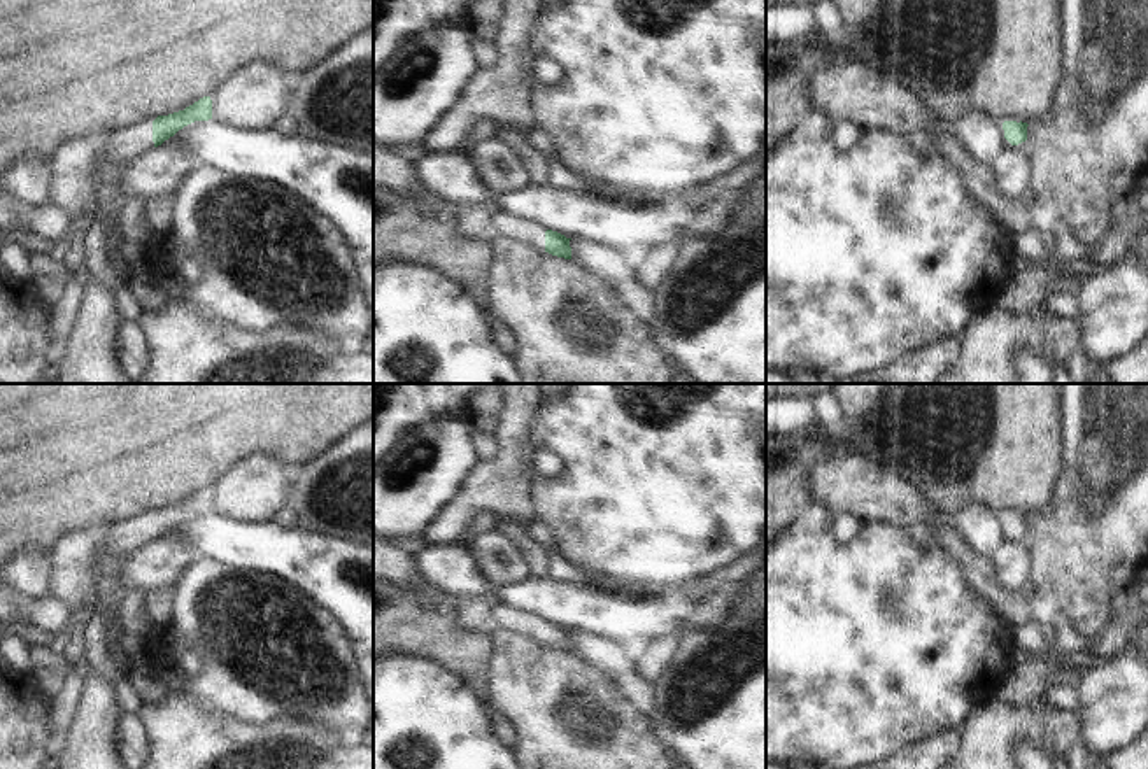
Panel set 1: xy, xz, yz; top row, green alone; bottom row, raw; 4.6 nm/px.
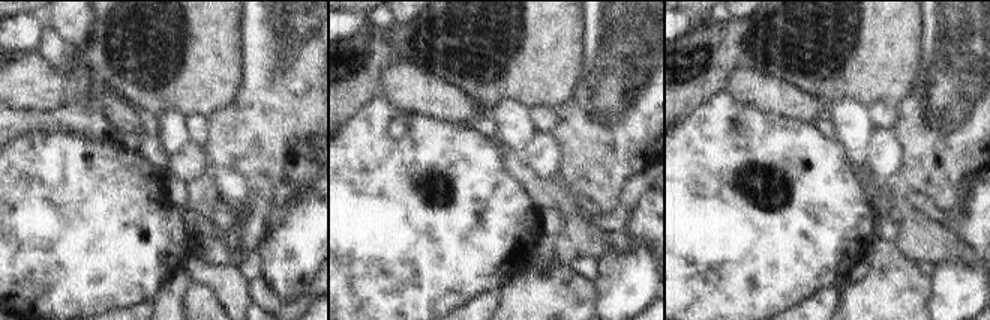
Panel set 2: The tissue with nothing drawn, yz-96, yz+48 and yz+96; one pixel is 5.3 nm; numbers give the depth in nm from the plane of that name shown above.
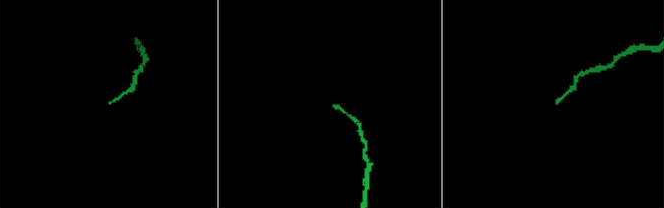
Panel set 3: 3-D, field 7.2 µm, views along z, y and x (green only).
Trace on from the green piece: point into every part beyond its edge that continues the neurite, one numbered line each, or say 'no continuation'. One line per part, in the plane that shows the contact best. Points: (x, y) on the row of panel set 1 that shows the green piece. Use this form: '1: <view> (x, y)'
1: yz (1008, 118)

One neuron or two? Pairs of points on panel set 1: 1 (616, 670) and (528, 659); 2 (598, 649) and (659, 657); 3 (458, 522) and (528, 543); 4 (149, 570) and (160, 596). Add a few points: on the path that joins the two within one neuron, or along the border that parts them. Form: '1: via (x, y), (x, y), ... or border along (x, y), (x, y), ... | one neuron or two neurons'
1: border along (570, 652), (593, 664), (626, 696) | two neurons
2: border along (633, 663), (635, 670), (652, 684) | two neurons
3: border along (500, 517), (514, 517), (526, 524) | two neurons
4: border along (170, 585), (155, 585), (146, 592) | two neurons

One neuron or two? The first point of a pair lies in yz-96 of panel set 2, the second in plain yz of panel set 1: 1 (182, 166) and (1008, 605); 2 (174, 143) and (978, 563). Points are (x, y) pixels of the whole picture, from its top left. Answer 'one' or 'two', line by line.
1: two
2: two

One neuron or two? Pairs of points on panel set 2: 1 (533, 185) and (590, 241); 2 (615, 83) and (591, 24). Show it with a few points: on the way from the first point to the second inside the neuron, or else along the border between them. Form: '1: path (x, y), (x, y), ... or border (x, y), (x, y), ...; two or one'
1: path (549, 194), (576, 218), (578, 224); one
2: path (615, 68), (615, 47), (606, 38); one

